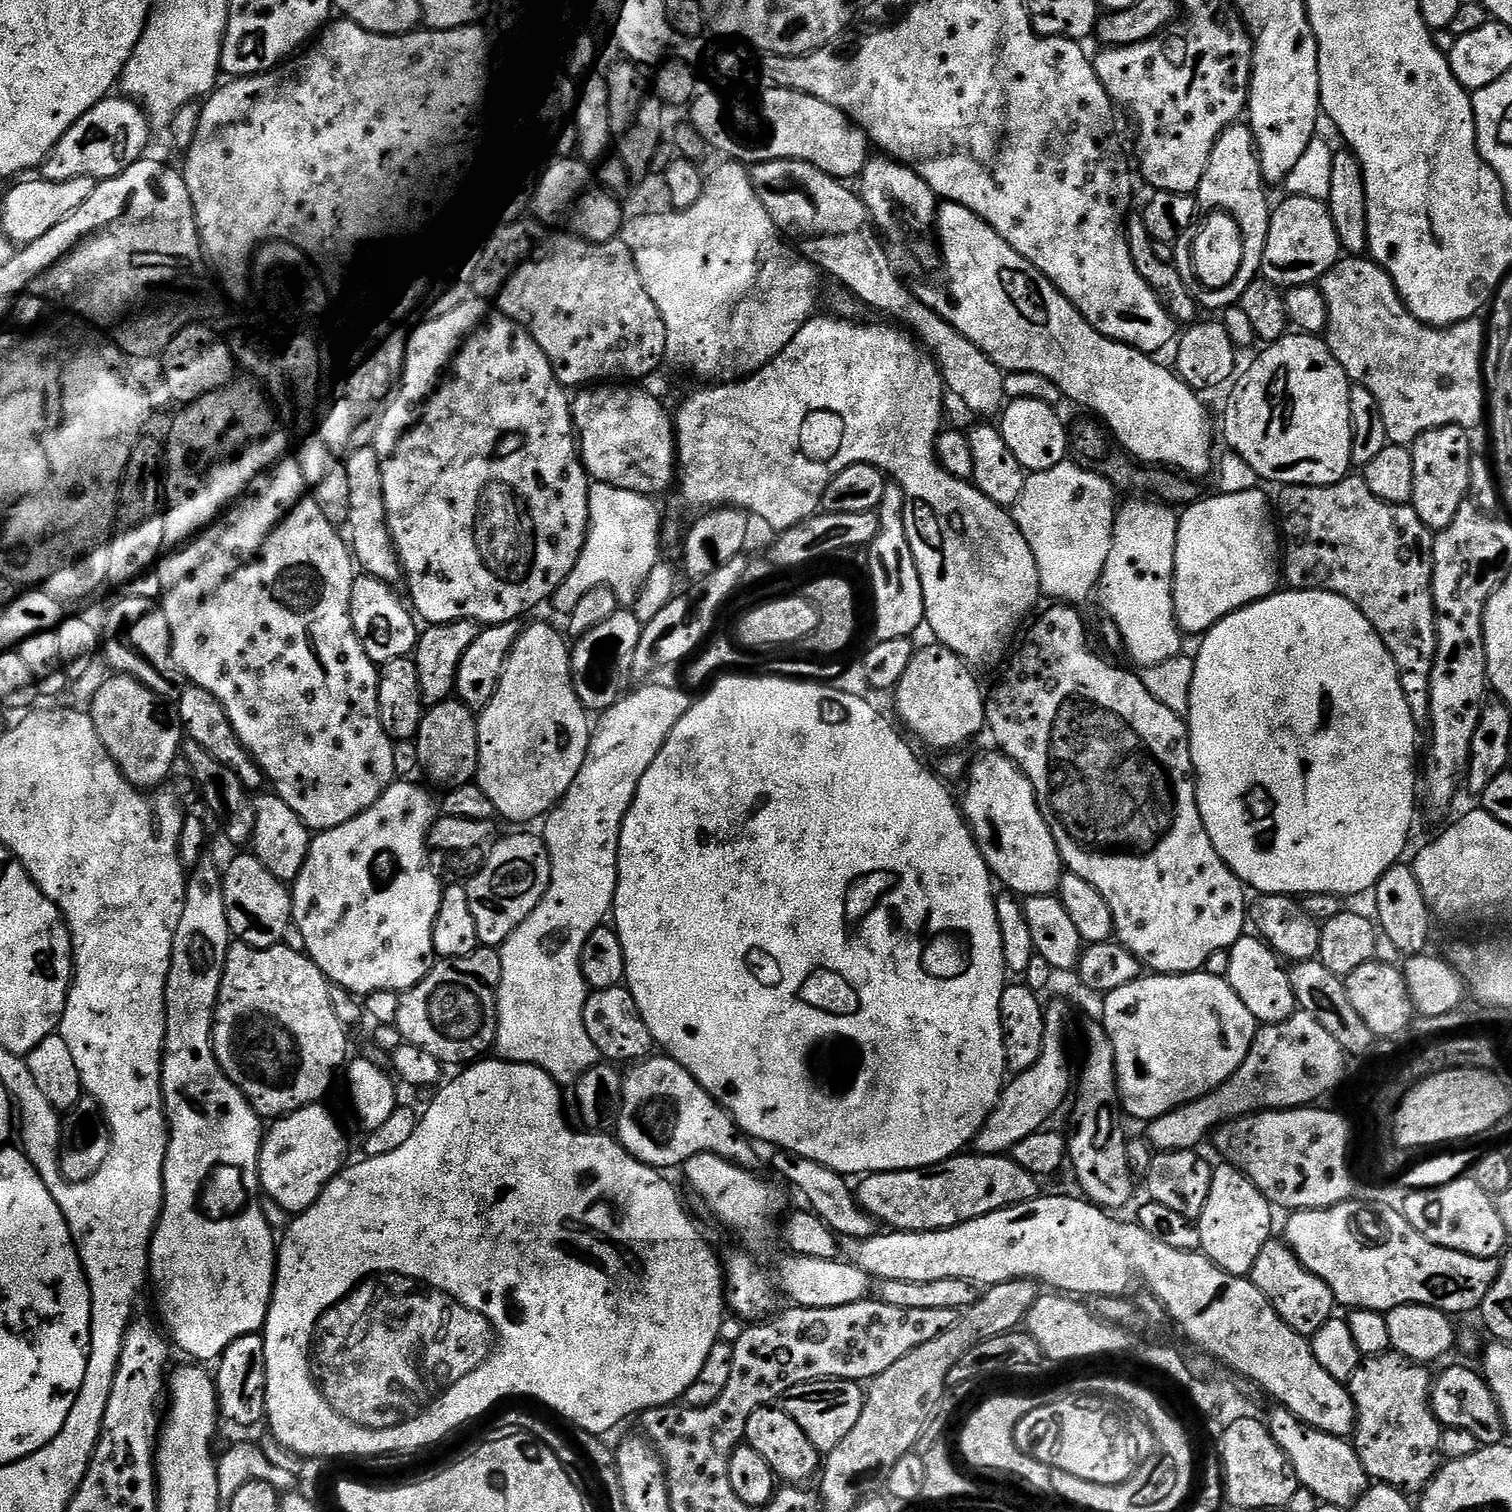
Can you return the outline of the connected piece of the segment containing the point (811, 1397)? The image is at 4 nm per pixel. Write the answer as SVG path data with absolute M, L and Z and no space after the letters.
M820 1379L807 1381L805 1384L786 1390L778 1400L779 1407L784 1409L798 1426L802 1426L802 1434L814 1442L821 1454L827 1454L854 1430L858 1423L858 1414L862 1414L862 1406L866 1392L855 1380Z

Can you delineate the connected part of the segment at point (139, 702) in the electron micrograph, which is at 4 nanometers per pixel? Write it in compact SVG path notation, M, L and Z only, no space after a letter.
M109 675L106 686L94 694L90 715L102 746L110 754L120 773L131 784L141 790L156 790L172 772L172 763L181 755L186 733L174 718L163 708L161 697L157 696L133 676Z

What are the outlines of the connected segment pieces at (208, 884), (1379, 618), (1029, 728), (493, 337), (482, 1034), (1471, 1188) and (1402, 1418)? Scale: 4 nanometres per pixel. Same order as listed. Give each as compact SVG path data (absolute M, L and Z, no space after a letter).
M201 862L191 869L186 883L188 889L184 895L184 909L182 922L178 922L178 930L174 934L172 947L172 961L170 974L167 976L164 991L164 1065L162 1066L161 1090L164 1095L164 1116L168 1124L168 1149L164 1162L164 1209L160 1212L160 1220L152 1234L150 1249L150 1284L156 1287L156 1304L160 1307L160 1316L164 1319L163 1327L170 1337L171 1343L196 1362L215 1362L220 1355L234 1342L243 1336L257 1335L263 1329L268 1317L268 1307L272 1301L272 1287L276 1281L276 1254L278 1240L274 1231L267 1224L263 1214L262 1189L260 1187L260 1146L266 1135L265 1129L260 1129L262 1118L252 1108L252 1104L244 1097L242 1090L230 1082L230 1078L222 1070L212 1045L212 1023L216 1017L216 1003L220 993L220 983L224 977L224 963L228 946L233 934L228 929L228 915L224 901L224 878L221 869L212 864Z
M1349 474L1337 484L1330 486L1306 486L1305 484L1293 484L1285 487L1280 496L1280 508L1278 504L1278 520L1282 525L1282 576L1286 581L1287 587L1292 590L1319 590L1322 592L1333 592L1342 598L1346 598L1374 626L1374 630L1382 638L1386 650L1396 663L1396 669L1402 682L1402 690L1406 694L1406 702L1412 711L1412 717L1417 726L1428 724L1428 691L1430 690L1430 674L1432 673L1432 663L1436 657L1436 607L1432 601L1432 542L1433 533L1418 518L1418 514L1412 508L1411 503L1406 504L1387 504L1382 502L1374 494L1370 494L1370 488L1366 486L1363 475Z
M1064 602L1048 607L1052 608L1046 609L1040 617L1037 615L1031 621L1032 629L1025 634L1024 645L1017 652L1015 649L1011 653L1004 677L997 682L992 693L987 693L984 706L987 731L992 731L992 736L996 739L995 747L1005 756L1009 756L1022 769L1030 786L1034 786L1036 804L1040 808L1042 818L1046 818L1050 826L1050 834L1054 834L1054 842L1060 851L1063 867L1078 874L1078 878L1086 878L1086 882L1090 882L1090 886L1094 886L1094 890L1098 890L1098 894L1106 898L1106 906L1110 906L1114 918L1114 936L1119 944L1139 958L1145 969L1156 974L1182 976L1185 972L1201 971L1206 958L1210 958L1214 950L1231 949L1232 945L1238 943L1241 936L1245 935L1246 888L1228 869L1226 862L1222 862L1218 850L1214 850L1214 842L1210 842L1210 834L1206 834L1206 826L1202 822L1196 801L1196 781L1192 770L1192 751L1188 745L1188 725L1146 690L1135 671L1132 673L1124 668L1115 668L1114 665L1107 664L1098 653L1092 652L1091 646L1088 645L1088 636L1084 633L1084 620L1072 609L1075 607Z
M479 298L465 299L463 304L454 306L454 310L450 310L441 316L425 319L423 322L417 324L420 325L413 330L412 336L410 332L404 345L404 371L400 374L399 387L395 389L394 395L389 399L384 413L380 416L380 423L378 425L378 451L380 454L380 469L382 470L384 505L386 506L386 514L388 515L388 529L392 535L392 545L396 548L396 554L400 558L400 567L404 569L404 580L406 581L406 585L408 584L408 592L412 595L412 600L410 599L411 607L414 609L415 615L428 626L433 624L453 624L459 620L475 620L481 626L505 624L511 620L519 621L521 619L520 616L526 615L531 608L538 607L543 600L544 603L551 601L560 583L568 577L570 570L574 570L574 566L578 562L580 551L584 545L584 539L588 533L588 485L590 477L584 471L584 462L580 459L578 451L578 437L572 423L572 406L569 393L566 391L564 385L558 382L558 378L554 374L554 370L550 366L546 354L542 354L538 342L534 342L531 334L525 328L521 328L520 325L508 319L508 317L503 316L487 300Z
M481 946L462 958L437 959L426 978L422 978L418 986L401 995L396 1029L403 1034L407 1043L418 1046L418 1050L426 1050L426 1054L432 1054L444 1066L467 1066L487 1057L496 1042L496 991L500 989L501 978L502 962L500 953L495 948Z
M1462 1174L1458 1179L1437 1188L1418 1188L1407 1195L1402 1205L1406 1222L1410 1222L1410 1226L1422 1234L1422 1238L1434 1242L1434 1246L1487 1260L1497 1259L1509 1247L1510 1234L1506 1226L1502 1226L1495 1199L1486 1194L1486 1190L1482 1190L1471 1175Z
M1391 1350L1382 1356L1361 1359L1358 1370L1354 1370L1351 1380L1347 1381L1348 1393L1356 1407L1356 1431L1354 1447L1362 1462L1365 1474L1373 1481L1389 1484L1405 1494L1419 1494L1436 1477L1442 1467L1440 1454L1440 1433L1442 1425L1432 1413L1433 1377L1428 1377L1429 1369L1398 1355Z

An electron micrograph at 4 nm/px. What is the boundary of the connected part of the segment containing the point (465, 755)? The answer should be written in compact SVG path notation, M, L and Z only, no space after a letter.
M449 698L427 709L414 743L419 754L420 768L434 783L453 789L475 779L480 760L478 720L475 713L459 700Z

